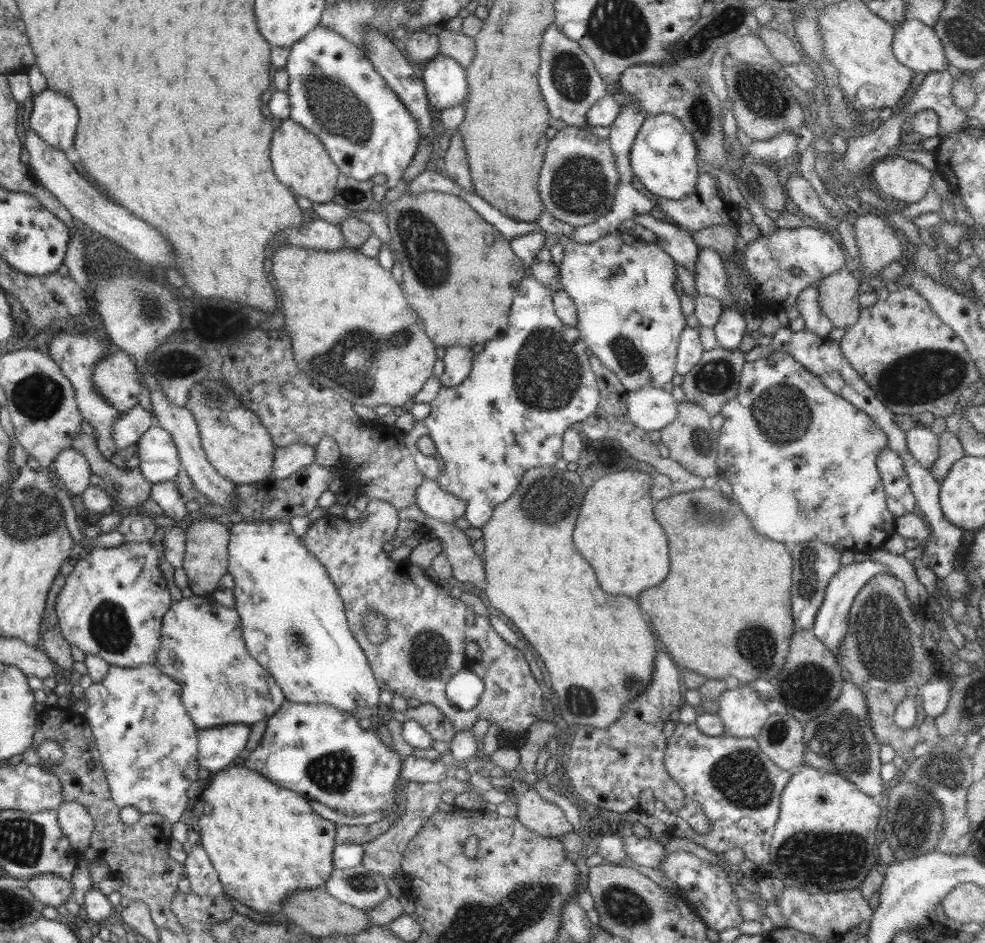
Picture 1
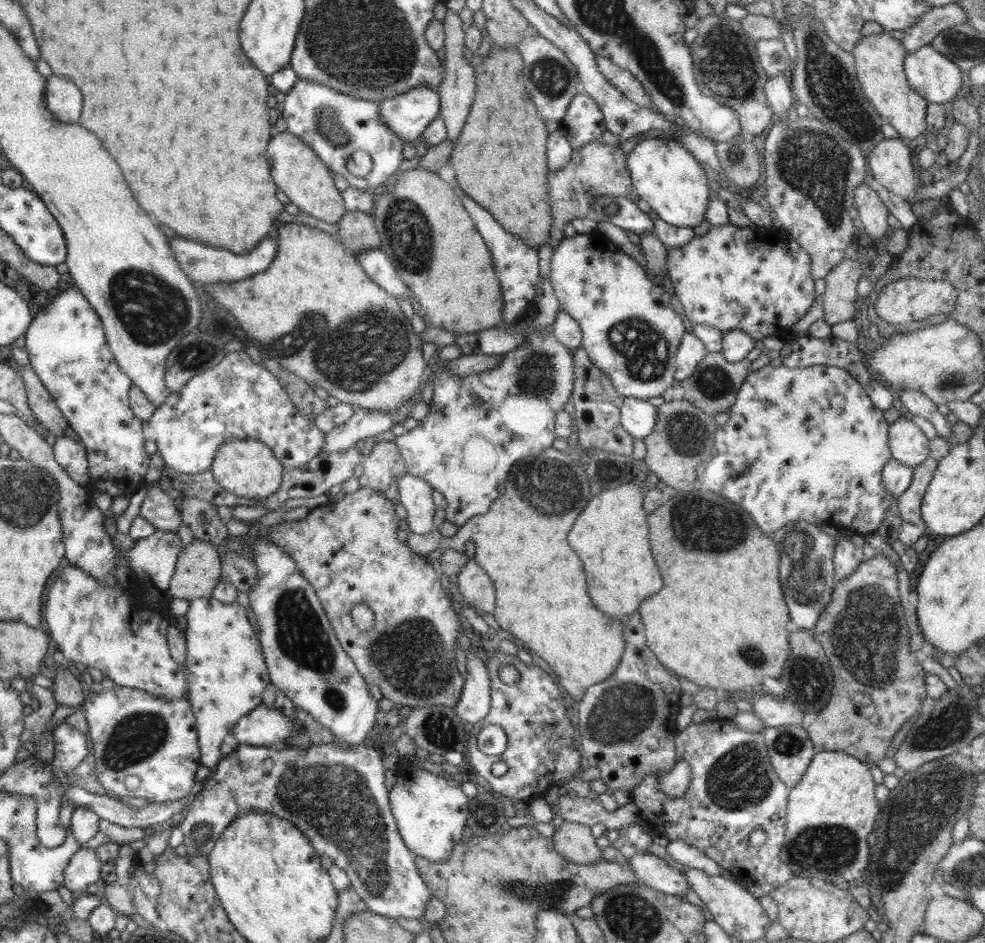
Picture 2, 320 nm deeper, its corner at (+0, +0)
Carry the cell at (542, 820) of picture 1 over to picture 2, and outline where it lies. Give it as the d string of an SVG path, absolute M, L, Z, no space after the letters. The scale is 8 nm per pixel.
M565 820L564 825L555 830L551 840L554 850L570 862L594 864L597 860L603 859L602 848L596 845L591 827L585 824Z

